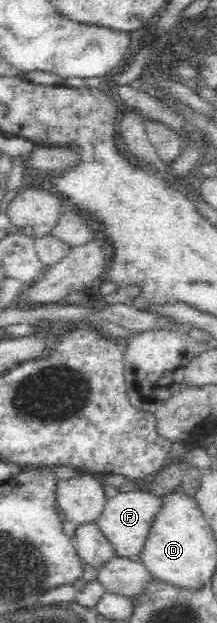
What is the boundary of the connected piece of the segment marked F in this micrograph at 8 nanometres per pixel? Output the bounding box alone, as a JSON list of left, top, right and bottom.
[96,489,163,557]

